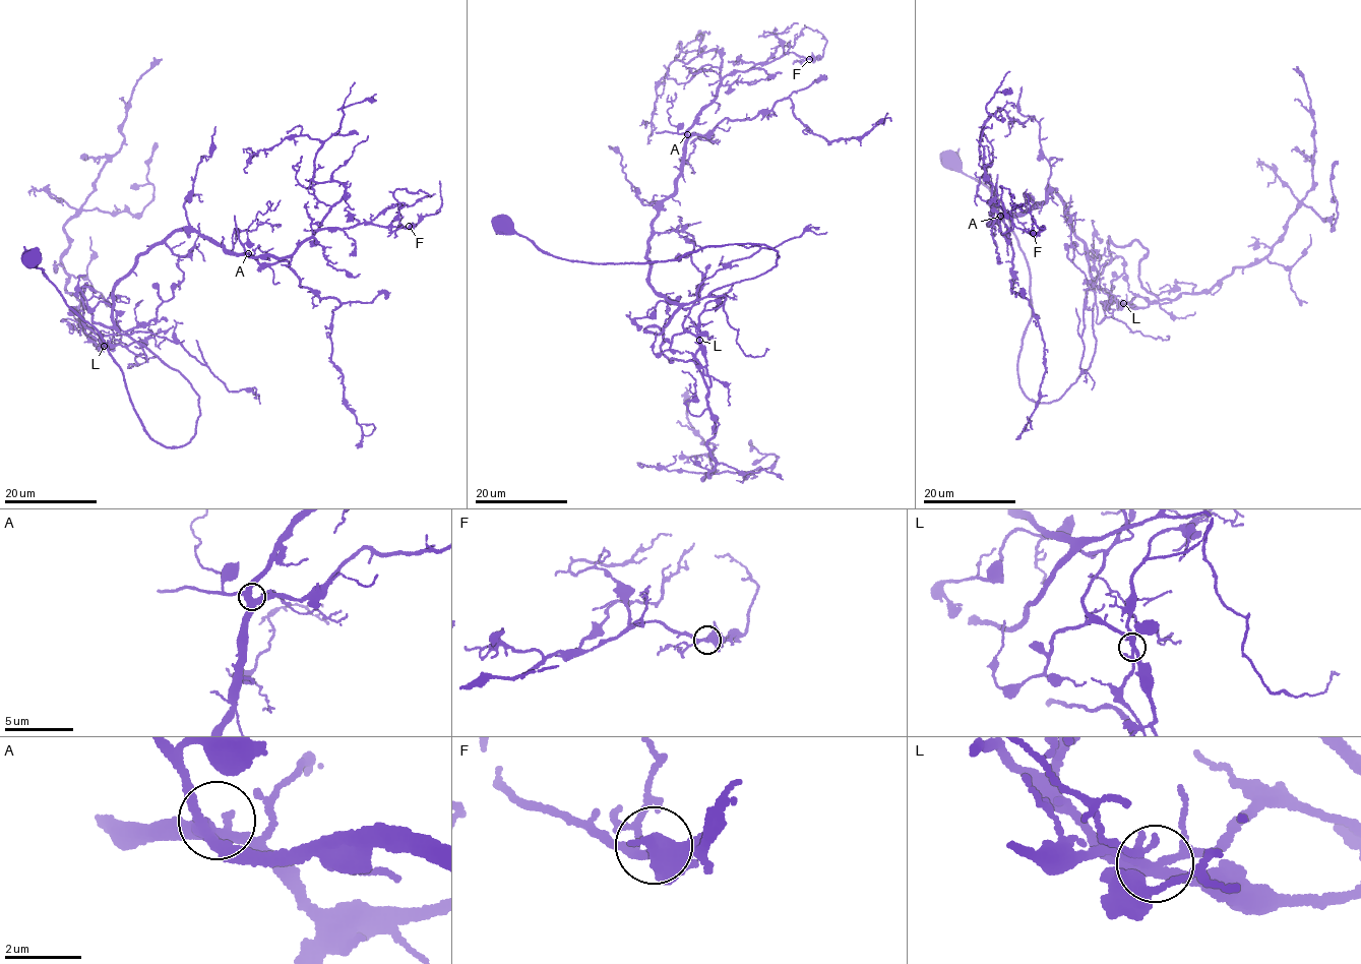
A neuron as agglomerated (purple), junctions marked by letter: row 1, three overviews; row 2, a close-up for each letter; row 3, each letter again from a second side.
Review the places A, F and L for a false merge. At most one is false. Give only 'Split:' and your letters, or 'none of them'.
Split: none of them

